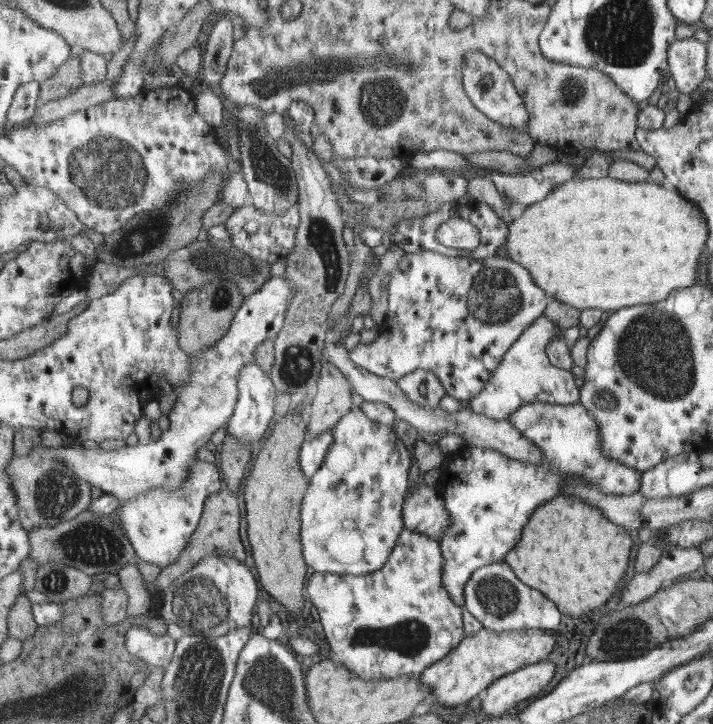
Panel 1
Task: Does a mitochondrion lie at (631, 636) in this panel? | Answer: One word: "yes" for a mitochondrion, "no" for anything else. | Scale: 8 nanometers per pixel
yes

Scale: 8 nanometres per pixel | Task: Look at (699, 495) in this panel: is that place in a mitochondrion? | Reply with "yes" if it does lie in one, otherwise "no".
no

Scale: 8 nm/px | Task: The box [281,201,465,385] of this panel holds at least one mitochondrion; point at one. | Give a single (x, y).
(320, 237)

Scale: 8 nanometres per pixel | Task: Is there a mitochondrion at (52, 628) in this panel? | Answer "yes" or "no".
no

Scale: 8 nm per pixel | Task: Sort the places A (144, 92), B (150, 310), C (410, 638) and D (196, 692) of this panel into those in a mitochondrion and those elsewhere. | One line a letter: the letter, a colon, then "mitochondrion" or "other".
A: other
B: other
C: mitochondrion
D: mitochondrion

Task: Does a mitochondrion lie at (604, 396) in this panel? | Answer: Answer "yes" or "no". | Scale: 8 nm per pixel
yes

